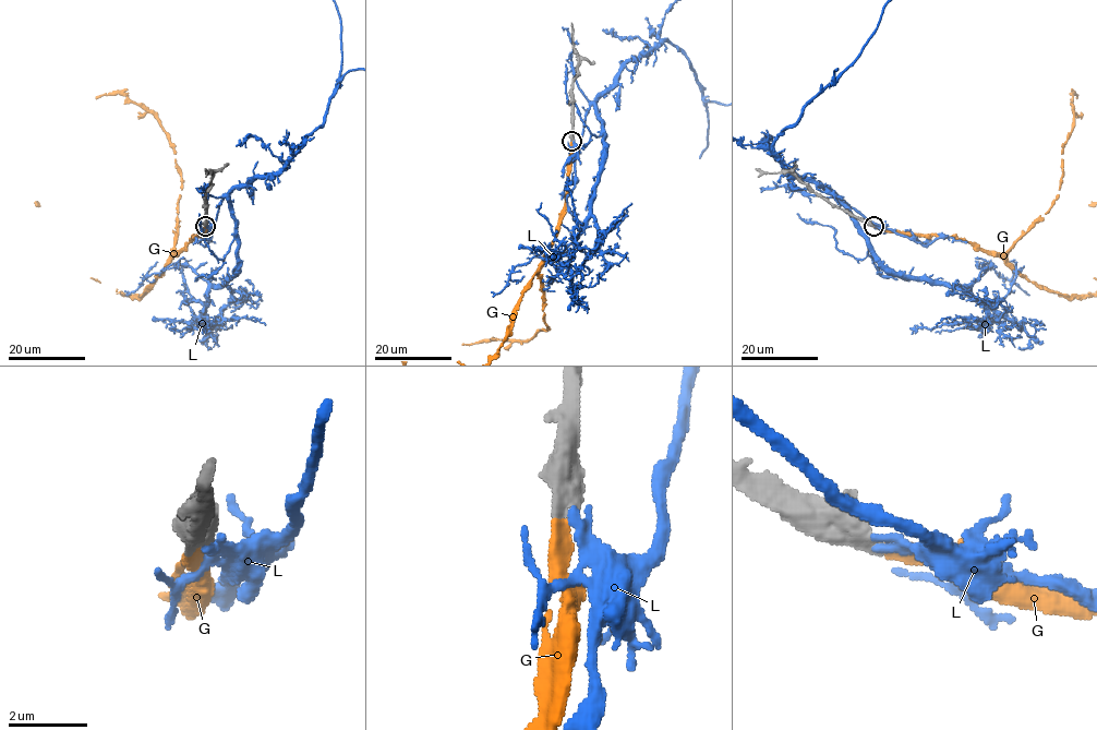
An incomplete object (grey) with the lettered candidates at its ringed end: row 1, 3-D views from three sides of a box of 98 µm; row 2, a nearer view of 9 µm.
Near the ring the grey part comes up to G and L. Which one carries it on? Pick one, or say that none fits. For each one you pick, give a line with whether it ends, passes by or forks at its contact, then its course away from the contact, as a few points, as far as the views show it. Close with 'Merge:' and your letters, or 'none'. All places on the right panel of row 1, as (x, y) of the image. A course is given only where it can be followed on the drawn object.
G: it ends
Merge: G

